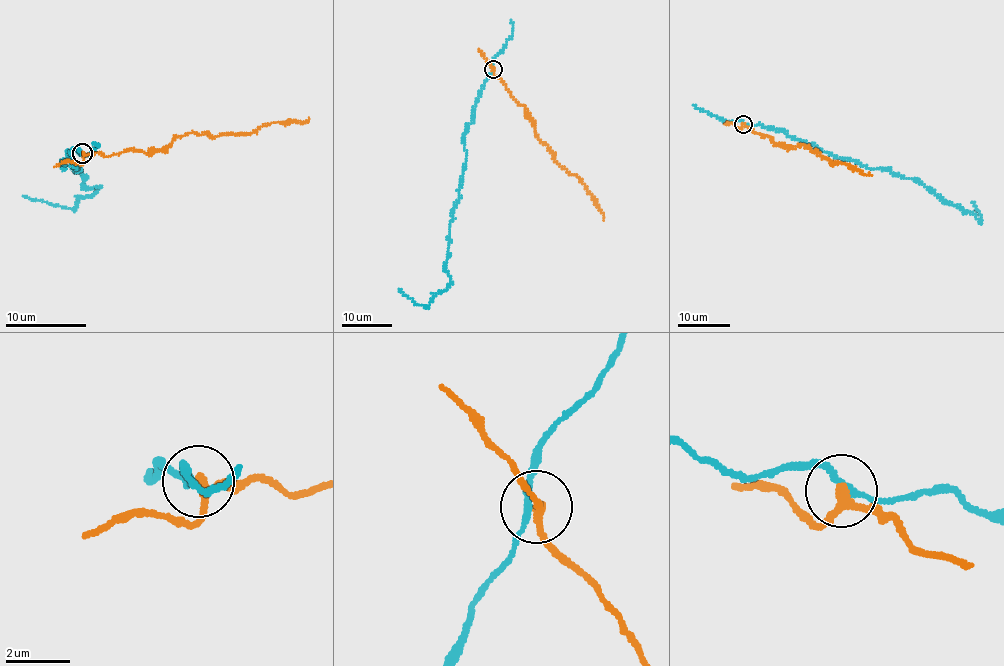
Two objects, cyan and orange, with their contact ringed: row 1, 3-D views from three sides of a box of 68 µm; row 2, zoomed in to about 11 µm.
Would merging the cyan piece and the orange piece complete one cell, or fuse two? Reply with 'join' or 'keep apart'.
keep apart

